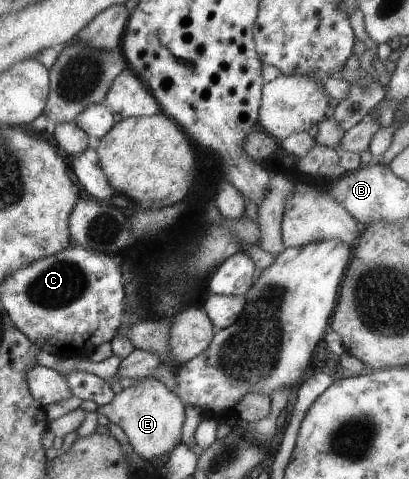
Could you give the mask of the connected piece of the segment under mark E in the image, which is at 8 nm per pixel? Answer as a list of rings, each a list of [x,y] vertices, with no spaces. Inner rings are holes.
[[[138,379],[119,393],[104,406],[98,406],[95,412],[106,415],[108,421],[117,425],[127,437],[133,451],[145,461],[169,455],[181,443],[183,425],[183,405],[178,397],[156,379]]]

